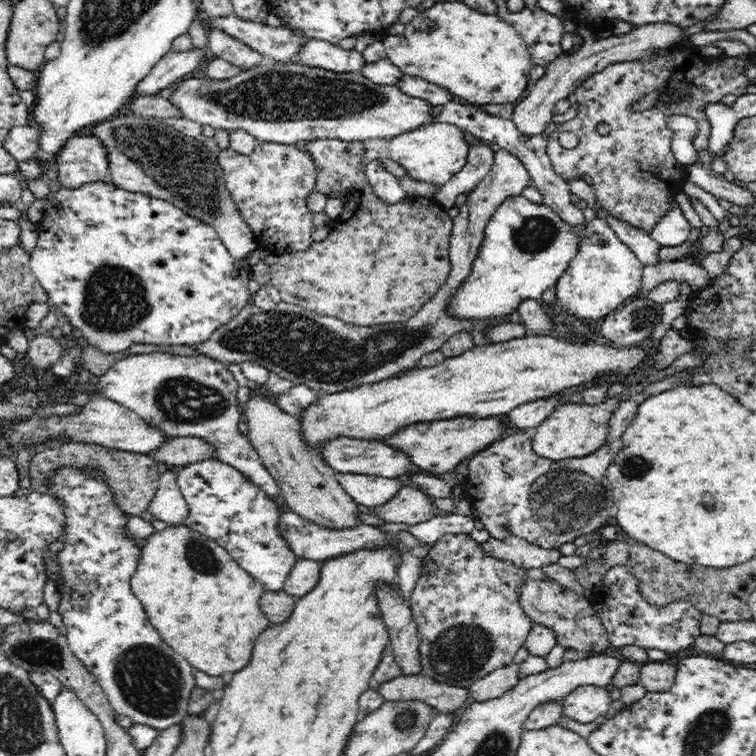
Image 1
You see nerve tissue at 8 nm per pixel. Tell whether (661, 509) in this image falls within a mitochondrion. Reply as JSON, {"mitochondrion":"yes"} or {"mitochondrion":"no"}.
{"mitochondrion":"no"}

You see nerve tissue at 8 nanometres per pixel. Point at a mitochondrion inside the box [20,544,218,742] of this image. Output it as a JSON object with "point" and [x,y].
{"point":[148,679]}

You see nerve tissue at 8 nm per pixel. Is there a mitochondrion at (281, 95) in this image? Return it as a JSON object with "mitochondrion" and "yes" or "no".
{"mitochondrion":"yes"}

